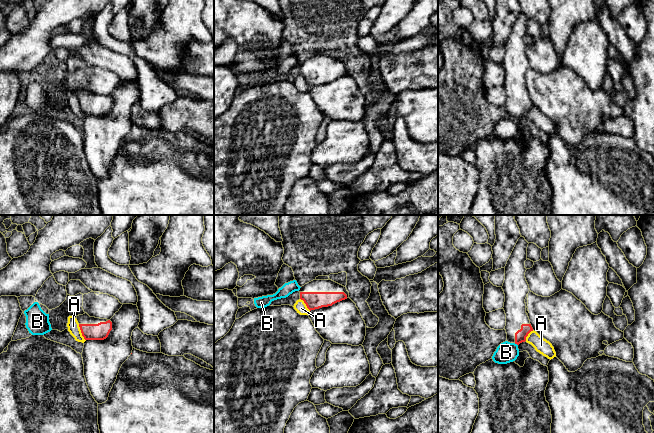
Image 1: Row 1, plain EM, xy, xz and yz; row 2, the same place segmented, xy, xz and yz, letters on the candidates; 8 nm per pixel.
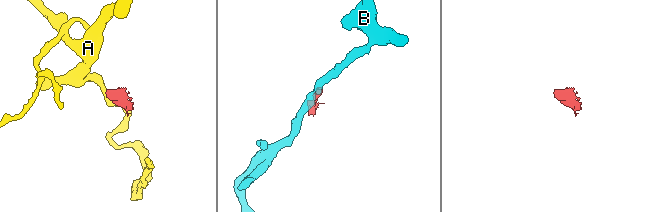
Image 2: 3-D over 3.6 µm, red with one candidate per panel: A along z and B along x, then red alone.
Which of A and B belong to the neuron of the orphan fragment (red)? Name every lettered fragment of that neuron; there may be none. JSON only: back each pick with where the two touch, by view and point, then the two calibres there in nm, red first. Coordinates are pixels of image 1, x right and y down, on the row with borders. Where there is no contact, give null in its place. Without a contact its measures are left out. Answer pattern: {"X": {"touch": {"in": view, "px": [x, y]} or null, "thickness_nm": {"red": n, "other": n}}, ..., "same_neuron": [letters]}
{"same_neuron": []}

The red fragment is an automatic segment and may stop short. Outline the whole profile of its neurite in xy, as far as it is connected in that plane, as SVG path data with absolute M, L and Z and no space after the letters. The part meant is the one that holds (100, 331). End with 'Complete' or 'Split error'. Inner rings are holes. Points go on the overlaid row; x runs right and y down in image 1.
M87 313L77 316L77 321L85 340L104 340L112 330L110 320L90 317Z. Split error

